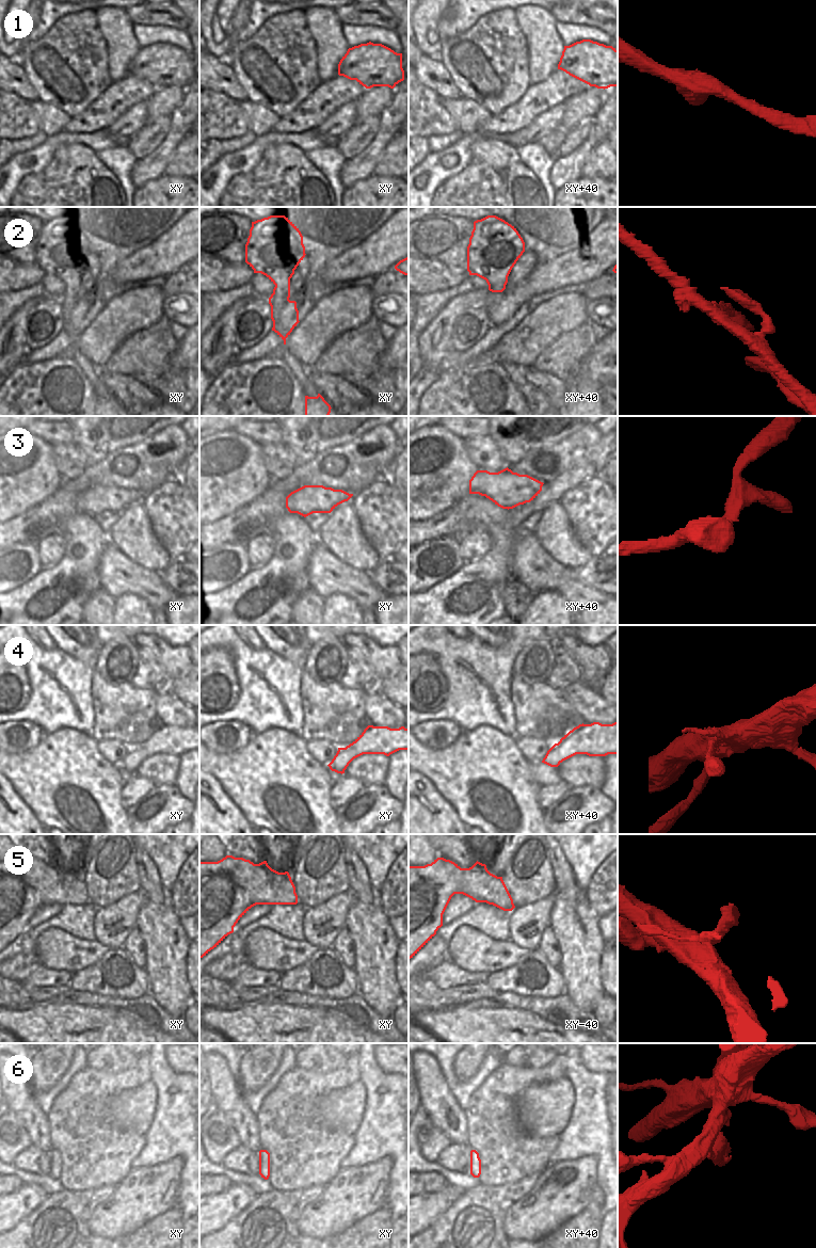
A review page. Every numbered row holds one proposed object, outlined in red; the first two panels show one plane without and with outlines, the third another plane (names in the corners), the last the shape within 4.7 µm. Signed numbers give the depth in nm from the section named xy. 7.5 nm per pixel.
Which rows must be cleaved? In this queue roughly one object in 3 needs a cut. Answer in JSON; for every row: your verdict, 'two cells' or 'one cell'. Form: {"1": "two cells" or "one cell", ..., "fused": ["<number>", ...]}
{"1": "one cell", "2": "one cell", "3": "one cell", "4": "one cell", "5": "one cell", "6": "one cell", "fused": []}

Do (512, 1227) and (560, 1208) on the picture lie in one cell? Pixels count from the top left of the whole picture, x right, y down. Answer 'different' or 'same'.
same

